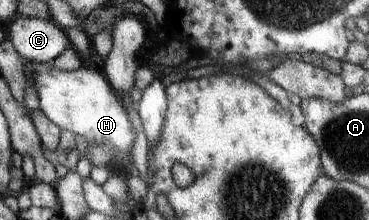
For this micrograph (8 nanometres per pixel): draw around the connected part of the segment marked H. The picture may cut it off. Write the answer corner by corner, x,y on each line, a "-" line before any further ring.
31,62
33,65
33,87
37,93
38,108
49,121
60,130
71,132
80,142
80,147
90,167
113,169
120,174
137,175
129,151
135,139
135,129
127,118
115,91
109,87
100,70
79,67
77,71
59,71
48,63

